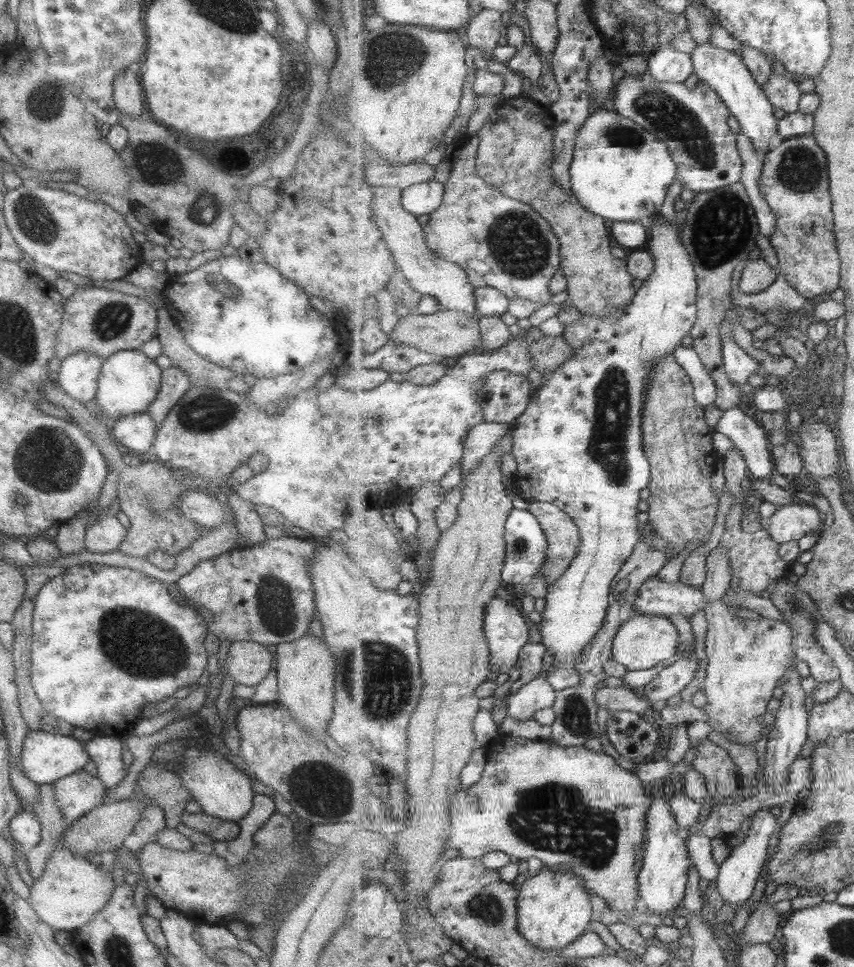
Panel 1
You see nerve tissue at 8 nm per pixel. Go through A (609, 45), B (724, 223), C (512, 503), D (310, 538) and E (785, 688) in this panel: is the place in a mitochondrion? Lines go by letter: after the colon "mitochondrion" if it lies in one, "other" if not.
A: other
B: mitochondrion
C: other
D: other
E: other

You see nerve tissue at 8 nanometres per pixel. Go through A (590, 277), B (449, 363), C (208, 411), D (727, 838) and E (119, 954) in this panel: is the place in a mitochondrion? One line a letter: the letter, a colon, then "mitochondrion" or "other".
A: other
B: other
C: mitochondrion
D: other
E: mitochondrion

